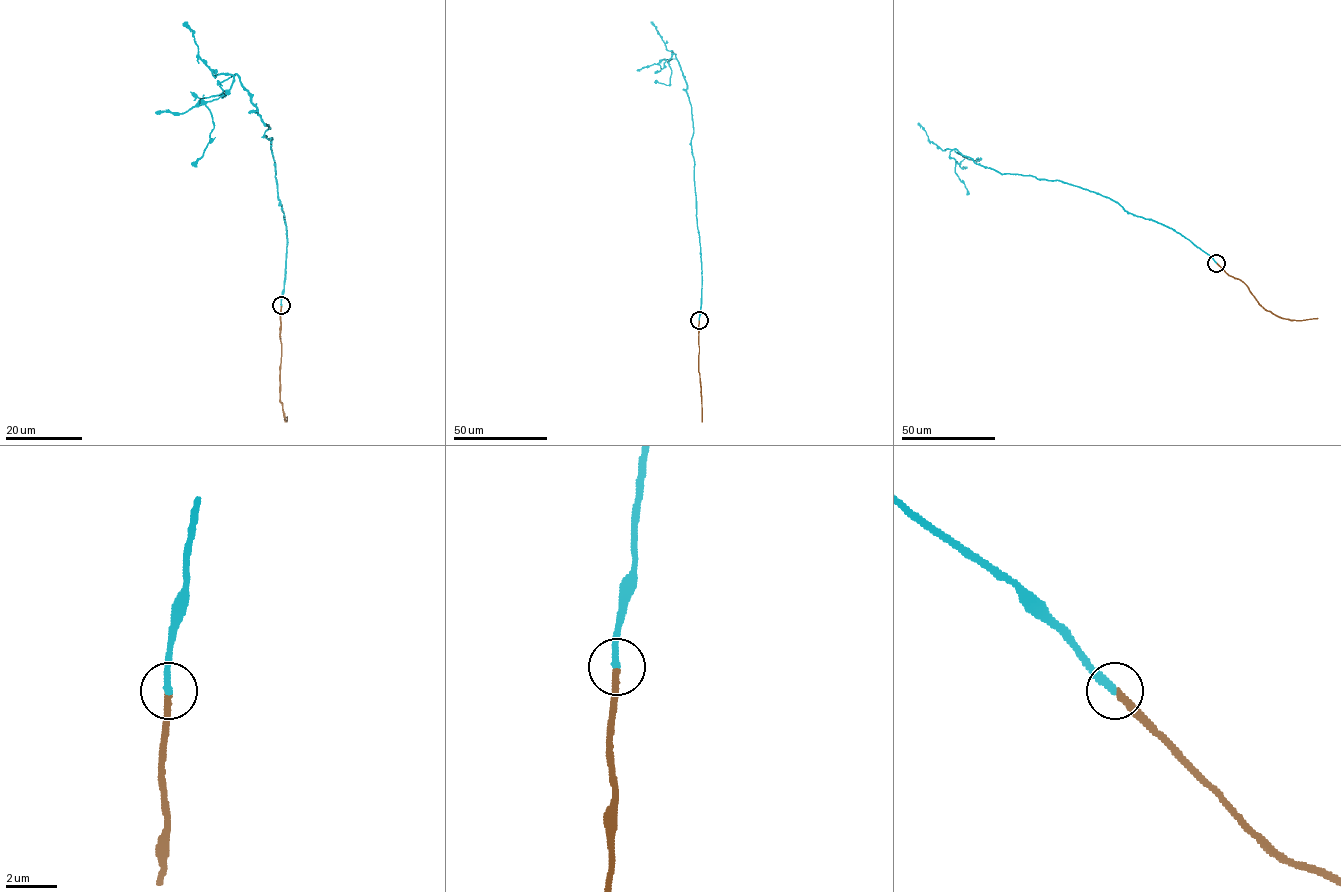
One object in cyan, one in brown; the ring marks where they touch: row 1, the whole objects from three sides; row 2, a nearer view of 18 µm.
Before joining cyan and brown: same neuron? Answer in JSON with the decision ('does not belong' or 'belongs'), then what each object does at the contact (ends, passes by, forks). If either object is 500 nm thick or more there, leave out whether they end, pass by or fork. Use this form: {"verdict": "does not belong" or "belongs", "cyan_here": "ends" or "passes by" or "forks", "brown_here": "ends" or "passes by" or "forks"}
{"verdict": "belongs", "cyan_here": "ends", "brown_here": "ends"}

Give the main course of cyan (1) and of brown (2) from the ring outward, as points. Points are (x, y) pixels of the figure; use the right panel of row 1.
1: (1216, 262), (1172, 228), (1107, 197), (1058, 180), (1000, 173), (953, 149), (955, 173), (969, 193)
2: (1217, 262), (1229, 275), (1240, 279), (1265, 309), (1291, 320), (1317, 318)

